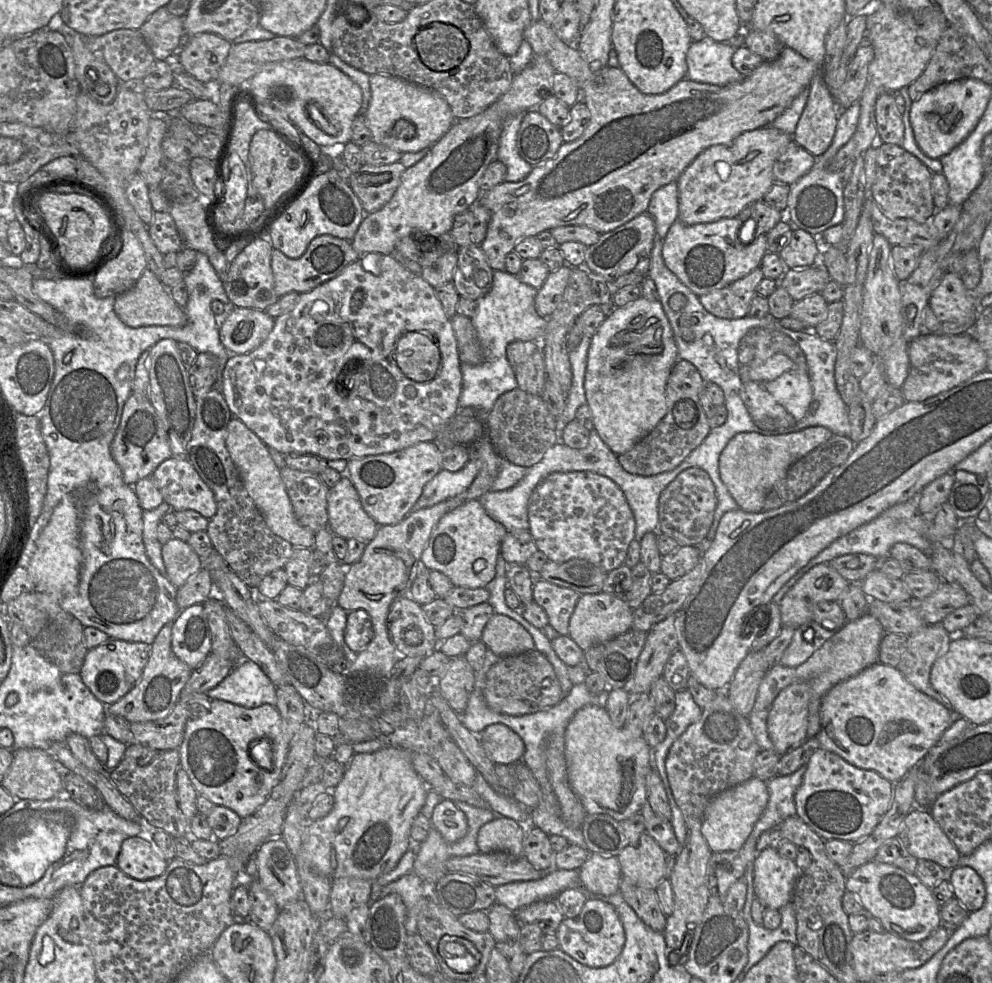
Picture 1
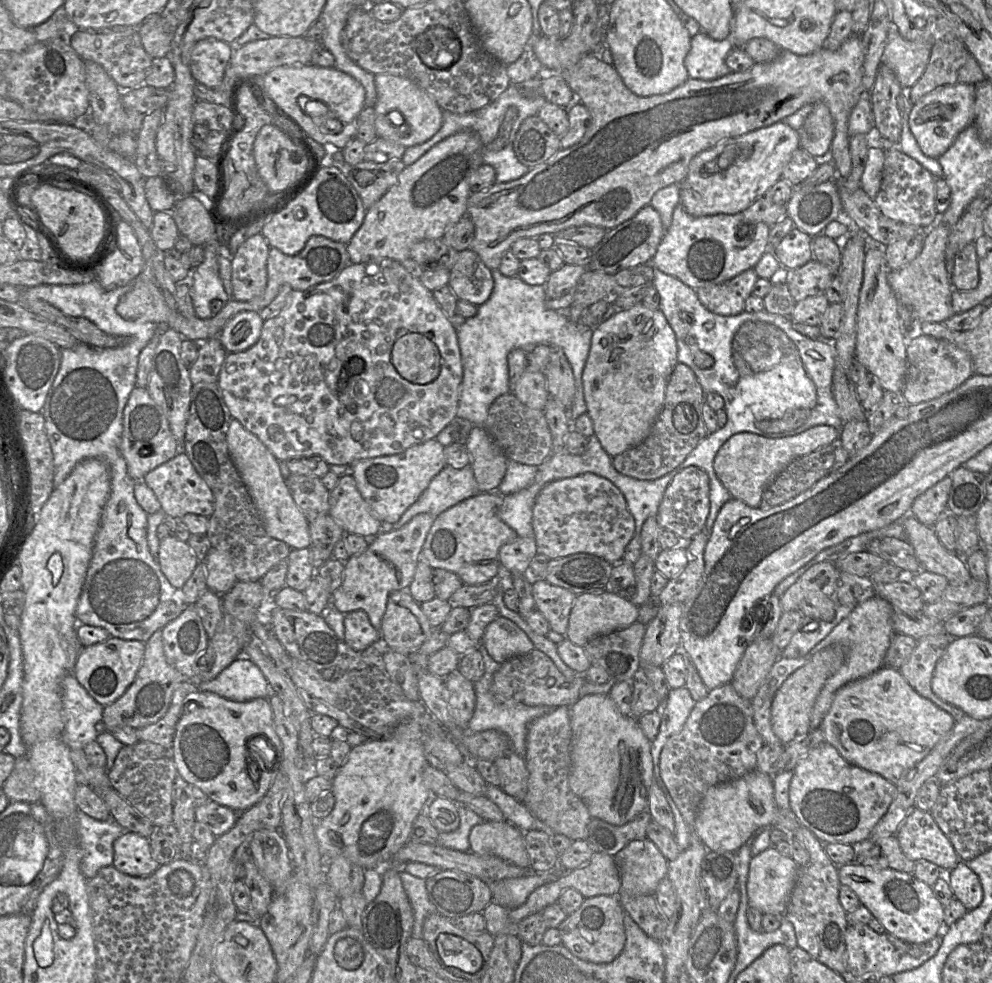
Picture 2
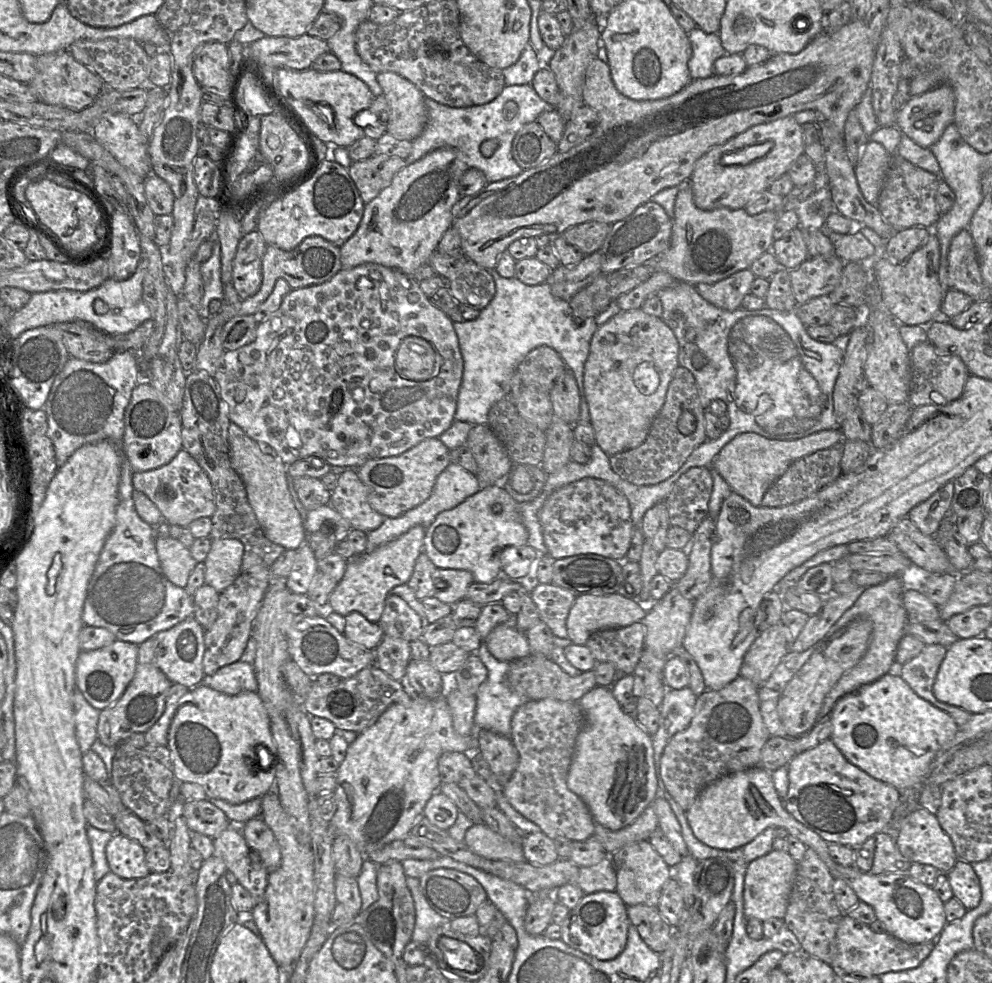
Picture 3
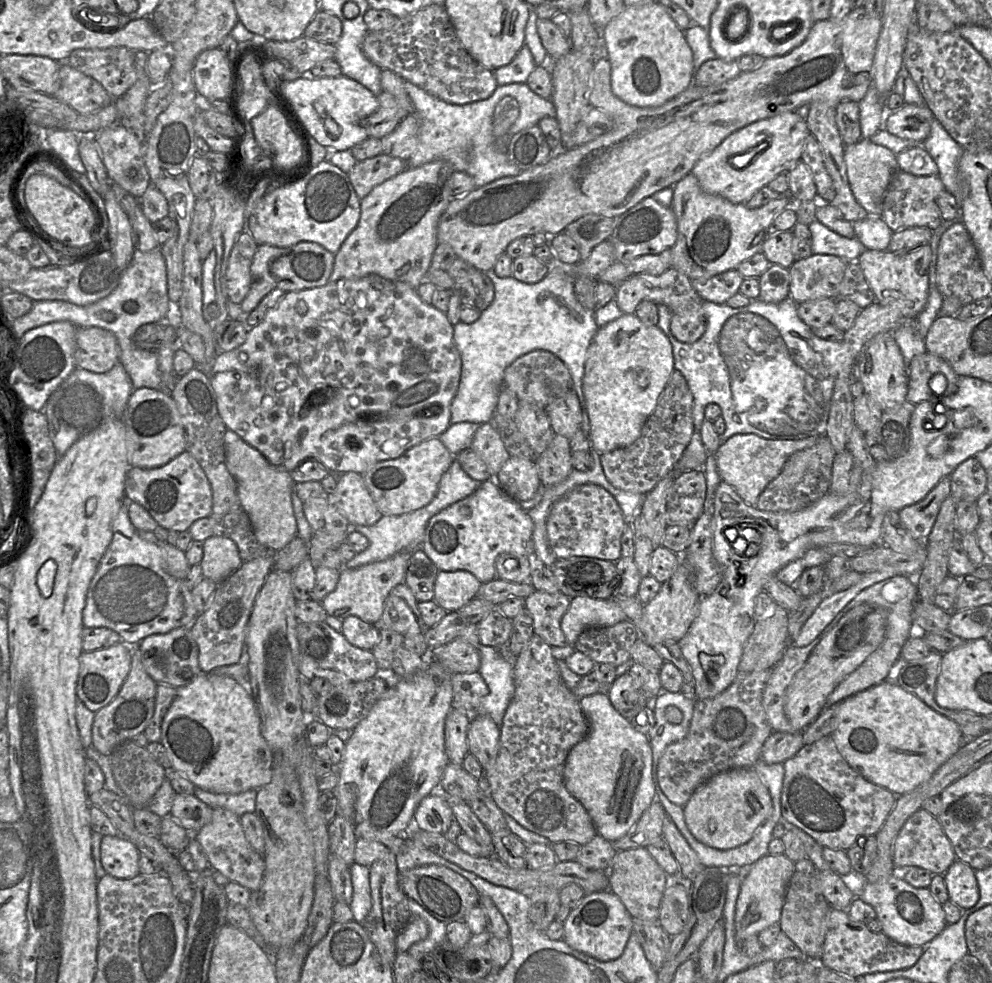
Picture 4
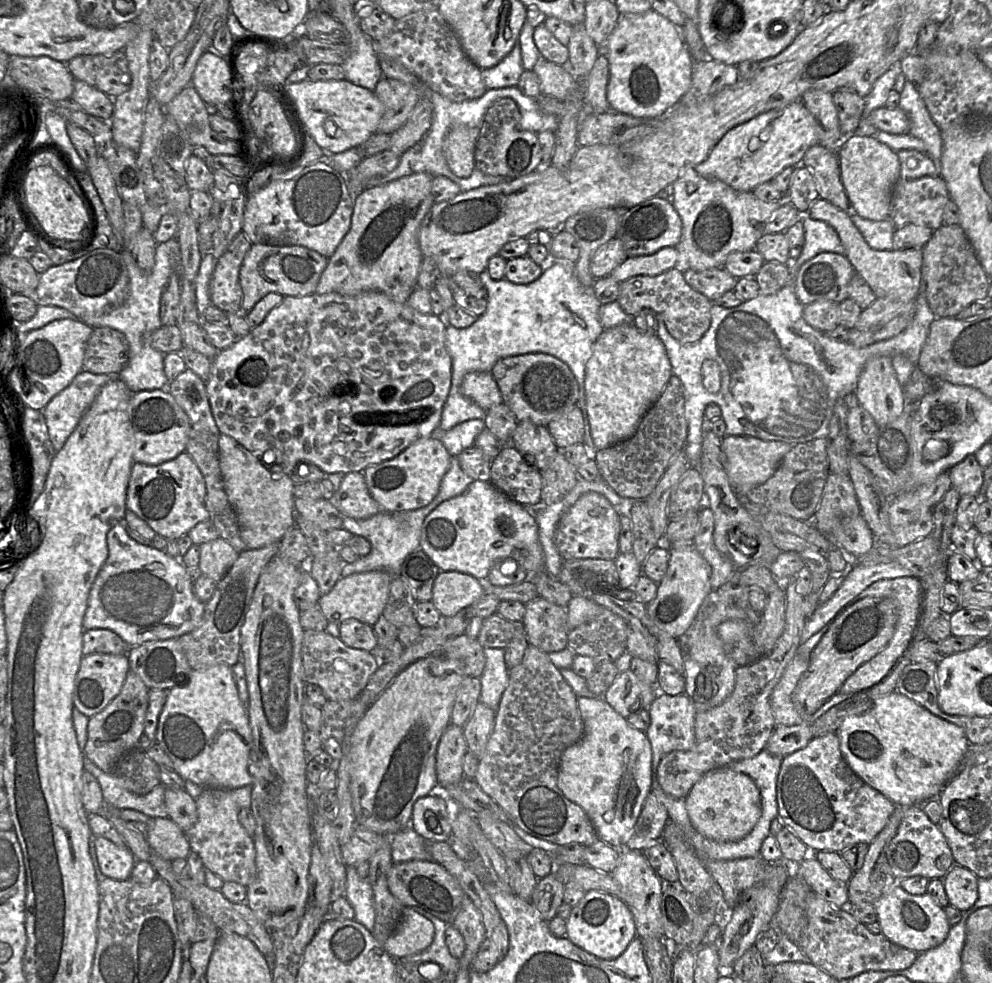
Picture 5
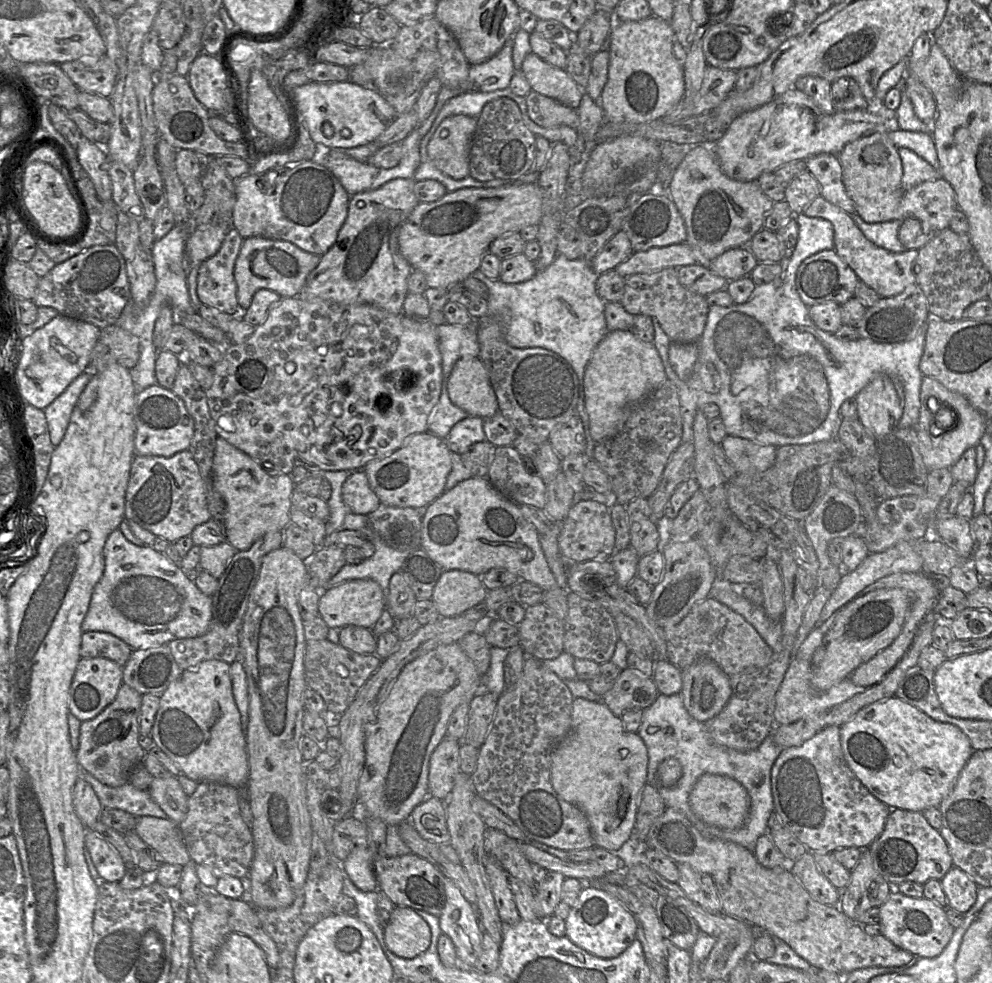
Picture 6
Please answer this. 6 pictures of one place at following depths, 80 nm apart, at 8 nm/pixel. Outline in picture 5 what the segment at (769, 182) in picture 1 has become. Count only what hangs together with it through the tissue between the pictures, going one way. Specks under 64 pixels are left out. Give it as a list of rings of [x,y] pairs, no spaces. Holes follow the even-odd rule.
[[[797,100],[782,108],[775,108],[762,113],[729,130],[713,148],[708,158],[698,164],[695,169],[701,176],[720,180],[738,192],[753,192],[758,185],[770,182],[785,168],[797,167],[802,164],[806,151],[810,147],[820,144],[824,133],[825,130],[806,108],[802,100]]]

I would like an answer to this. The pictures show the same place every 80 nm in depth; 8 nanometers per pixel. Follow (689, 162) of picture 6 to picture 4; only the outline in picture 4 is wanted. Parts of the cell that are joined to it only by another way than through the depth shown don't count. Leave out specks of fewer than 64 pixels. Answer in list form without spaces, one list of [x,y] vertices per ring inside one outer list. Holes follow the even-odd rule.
[[[688,174],[682,180],[677,182],[674,185],[674,193],[673,193],[673,204],[672,204],[672,211],[676,217],[677,221],[677,239],[675,245],[670,249],[671,250],[671,267],[675,268],[679,272],[685,274],[690,280],[693,279],[701,279],[701,278],[710,278],[712,276],[721,274],[728,270],[736,270],[738,265],[741,264],[743,261],[747,260],[748,258],[752,257],[754,254],[758,252],[762,252],[762,246],[765,240],[770,236],[770,227],[775,220],[775,218],[782,213],[786,209],[793,209],[796,206],[796,203],[801,203],[796,200],[790,193],[783,194],[780,198],[776,200],[770,201],[768,204],[765,204],[759,208],[749,208],[746,204],[740,203],[735,204],[730,202],[729,200],[713,194],[708,194],[704,192],[697,180],[697,178],[692,174]]]

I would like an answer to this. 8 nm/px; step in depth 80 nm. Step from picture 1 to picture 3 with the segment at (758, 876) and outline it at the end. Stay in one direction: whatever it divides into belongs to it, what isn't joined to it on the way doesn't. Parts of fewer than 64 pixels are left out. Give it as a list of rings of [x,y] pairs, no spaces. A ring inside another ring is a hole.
[[[774,849],[748,864],[744,881],[746,920],[756,918],[764,922],[770,918],[784,918],[796,869],[797,862],[788,852]]]

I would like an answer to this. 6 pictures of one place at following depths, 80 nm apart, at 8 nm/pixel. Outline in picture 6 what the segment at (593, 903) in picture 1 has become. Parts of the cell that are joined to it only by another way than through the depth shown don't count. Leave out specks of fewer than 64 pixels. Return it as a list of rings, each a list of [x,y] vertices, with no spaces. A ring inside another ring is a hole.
[[[597,884],[584,885],[565,923],[566,936],[574,944],[603,959],[619,956],[637,938],[635,915]]]

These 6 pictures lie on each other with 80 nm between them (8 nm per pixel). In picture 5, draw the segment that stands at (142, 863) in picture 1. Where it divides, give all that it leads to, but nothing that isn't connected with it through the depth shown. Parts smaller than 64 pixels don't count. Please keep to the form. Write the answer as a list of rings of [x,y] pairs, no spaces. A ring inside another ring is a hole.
[[[95,836],[93,843],[104,876],[115,880],[129,879],[136,863],[131,851],[127,847],[117,846],[102,836]]]

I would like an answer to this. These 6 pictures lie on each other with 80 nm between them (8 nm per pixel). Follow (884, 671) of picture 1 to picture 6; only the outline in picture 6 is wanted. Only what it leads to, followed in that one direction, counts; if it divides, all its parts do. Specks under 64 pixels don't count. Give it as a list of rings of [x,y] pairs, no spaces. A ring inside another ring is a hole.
[[[896,695],[861,709],[840,727],[845,759],[863,785],[891,809],[923,812],[938,806],[952,791],[974,752],[968,736],[956,725],[937,721]]]

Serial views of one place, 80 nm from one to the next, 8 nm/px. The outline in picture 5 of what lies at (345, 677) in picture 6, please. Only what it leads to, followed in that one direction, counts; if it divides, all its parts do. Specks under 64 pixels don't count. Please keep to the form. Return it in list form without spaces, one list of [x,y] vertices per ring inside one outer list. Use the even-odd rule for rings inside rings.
[[[314,630],[304,631],[302,658],[305,682],[320,686],[326,699],[332,701],[355,699],[381,663],[374,652],[349,647],[327,631]]]

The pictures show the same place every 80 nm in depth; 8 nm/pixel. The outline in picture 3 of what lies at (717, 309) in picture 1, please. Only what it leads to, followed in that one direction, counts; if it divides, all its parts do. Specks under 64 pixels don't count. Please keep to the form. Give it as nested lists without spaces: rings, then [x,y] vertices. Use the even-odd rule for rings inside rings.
[[[744,269],[713,284],[698,283],[695,288],[712,305],[726,311],[735,311],[741,307],[744,297],[750,294],[755,278],[750,269]]]

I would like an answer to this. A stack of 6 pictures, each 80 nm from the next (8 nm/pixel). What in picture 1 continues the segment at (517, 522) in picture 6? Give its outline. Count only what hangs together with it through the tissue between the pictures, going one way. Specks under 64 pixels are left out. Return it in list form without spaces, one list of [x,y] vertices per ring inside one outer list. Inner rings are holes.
[[[479,499],[468,500],[446,513],[434,528],[421,562],[429,570],[445,574],[454,586],[488,588],[496,575],[501,543],[508,530],[488,515]]]

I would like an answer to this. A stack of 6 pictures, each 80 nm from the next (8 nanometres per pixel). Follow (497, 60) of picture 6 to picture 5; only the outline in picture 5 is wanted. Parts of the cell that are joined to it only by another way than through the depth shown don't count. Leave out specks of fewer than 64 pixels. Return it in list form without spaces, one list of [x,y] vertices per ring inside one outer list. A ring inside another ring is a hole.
[[[517,39],[512,50],[499,63],[481,70],[481,76],[487,89],[497,89],[517,86],[523,71],[520,44]]]

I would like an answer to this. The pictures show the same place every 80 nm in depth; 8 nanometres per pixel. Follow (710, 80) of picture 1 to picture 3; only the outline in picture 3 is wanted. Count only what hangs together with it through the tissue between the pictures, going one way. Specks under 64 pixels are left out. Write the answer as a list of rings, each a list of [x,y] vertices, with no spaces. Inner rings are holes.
[[[695,27],[688,33],[692,55],[688,69],[692,80],[703,79],[714,75],[714,62],[726,55],[718,34],[706,33]]]

